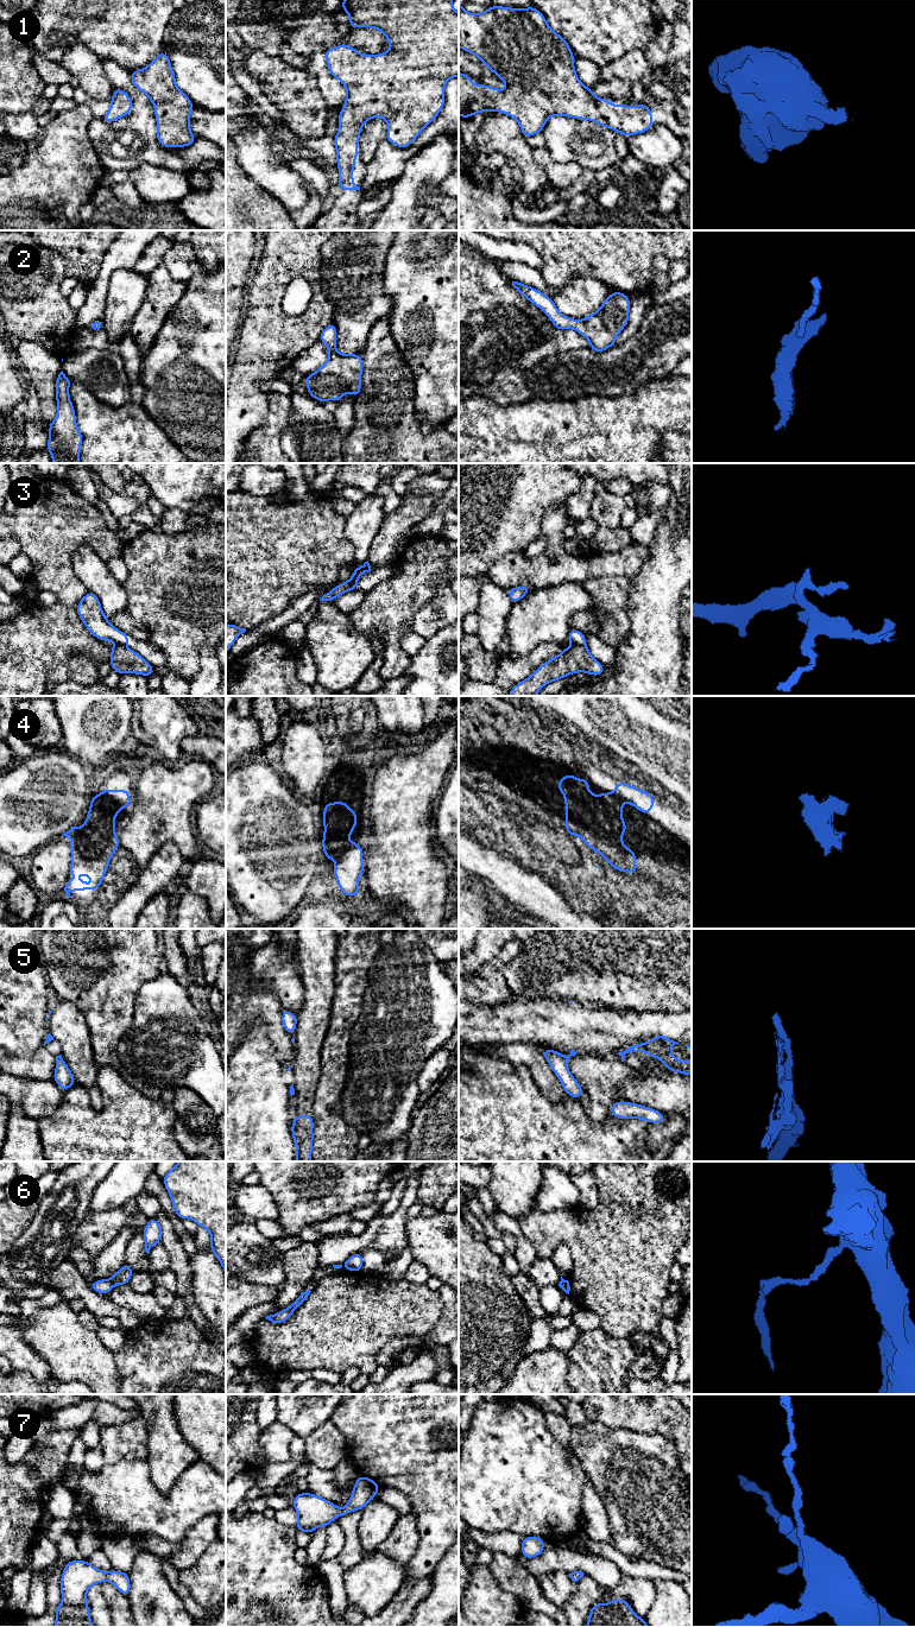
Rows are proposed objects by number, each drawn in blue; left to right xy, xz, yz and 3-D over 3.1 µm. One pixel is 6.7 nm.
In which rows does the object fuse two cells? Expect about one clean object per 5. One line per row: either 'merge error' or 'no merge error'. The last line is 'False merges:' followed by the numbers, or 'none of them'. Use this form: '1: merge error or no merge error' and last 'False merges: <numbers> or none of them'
1: no merge error
2: no merge error
3: merge error
4: merge error
5: merge error
6: merge error
7: no merge error
False merges: 3, 4, 5, 6

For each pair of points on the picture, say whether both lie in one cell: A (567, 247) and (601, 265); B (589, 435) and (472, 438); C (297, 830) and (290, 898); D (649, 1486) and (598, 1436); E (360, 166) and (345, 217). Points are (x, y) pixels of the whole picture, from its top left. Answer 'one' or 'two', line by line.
A: one
B: one
C: one
D: one
E: one

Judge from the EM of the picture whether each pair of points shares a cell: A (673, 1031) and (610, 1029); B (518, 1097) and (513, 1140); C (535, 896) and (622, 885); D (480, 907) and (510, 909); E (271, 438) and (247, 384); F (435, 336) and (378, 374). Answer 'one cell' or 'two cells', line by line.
A: one cell
B: one cell
C: two cells
D: two cells
E: two cells
F: two cells

